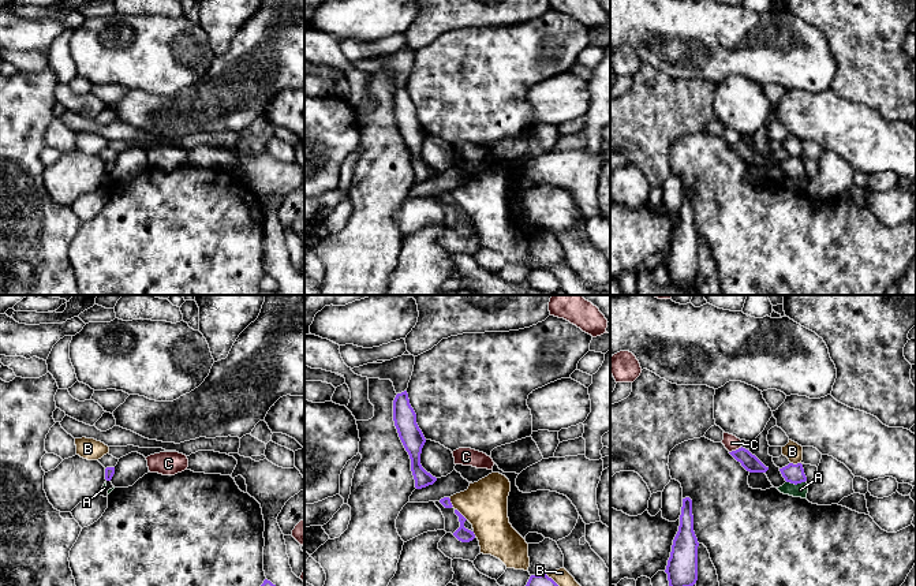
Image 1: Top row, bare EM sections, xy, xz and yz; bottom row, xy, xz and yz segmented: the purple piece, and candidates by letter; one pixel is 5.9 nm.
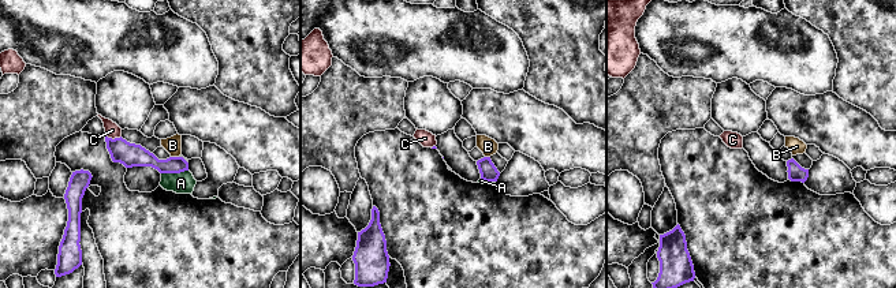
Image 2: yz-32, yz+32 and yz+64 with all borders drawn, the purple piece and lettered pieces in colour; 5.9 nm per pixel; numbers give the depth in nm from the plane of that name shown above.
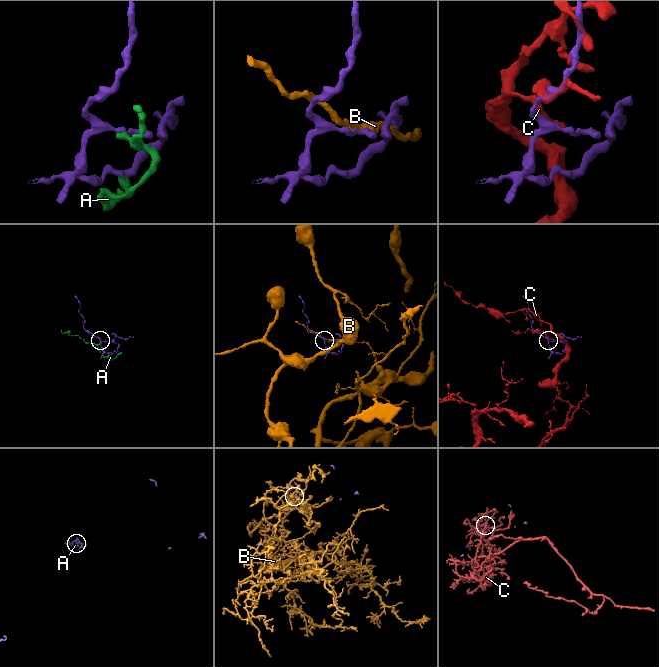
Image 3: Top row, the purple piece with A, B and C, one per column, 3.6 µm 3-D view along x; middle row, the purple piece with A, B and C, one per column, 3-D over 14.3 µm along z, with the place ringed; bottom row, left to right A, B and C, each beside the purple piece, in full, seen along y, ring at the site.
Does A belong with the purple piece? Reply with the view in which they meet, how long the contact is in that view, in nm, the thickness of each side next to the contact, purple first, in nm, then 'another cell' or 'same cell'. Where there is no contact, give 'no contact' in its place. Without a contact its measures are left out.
meets purple in yz; contact 110 nm long; 110 nm thick on the purple side, 80 nm on the other; another cell

